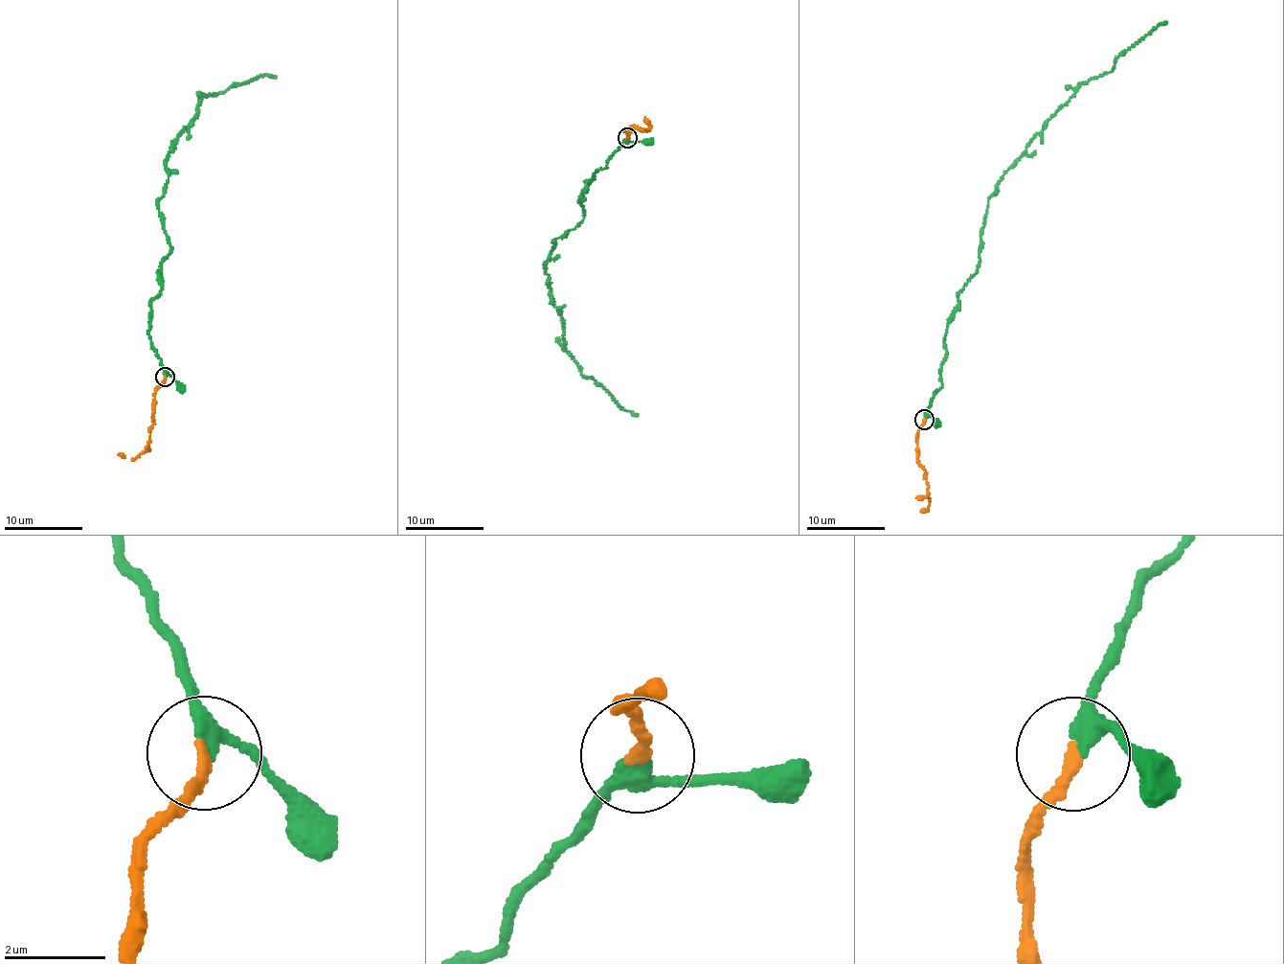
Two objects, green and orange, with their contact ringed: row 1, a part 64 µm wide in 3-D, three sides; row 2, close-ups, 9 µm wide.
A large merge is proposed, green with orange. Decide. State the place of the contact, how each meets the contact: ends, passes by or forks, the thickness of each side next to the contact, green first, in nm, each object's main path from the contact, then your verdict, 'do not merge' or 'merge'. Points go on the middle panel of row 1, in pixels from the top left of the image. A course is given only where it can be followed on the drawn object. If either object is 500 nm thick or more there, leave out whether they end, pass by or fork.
(627, 138) | green passes by | orange ends | 280/240 nm | green via (626, 138), (585, 181), (578, 202), (583, 218), (553, 240), (545, 268), (566, 351), (585, 378), (637, 416) | orange via (627, 138), (628, 131), (624, 130), (635, 125), (640, 129), (650, 128), (643, 131), (626, 129) | merge

